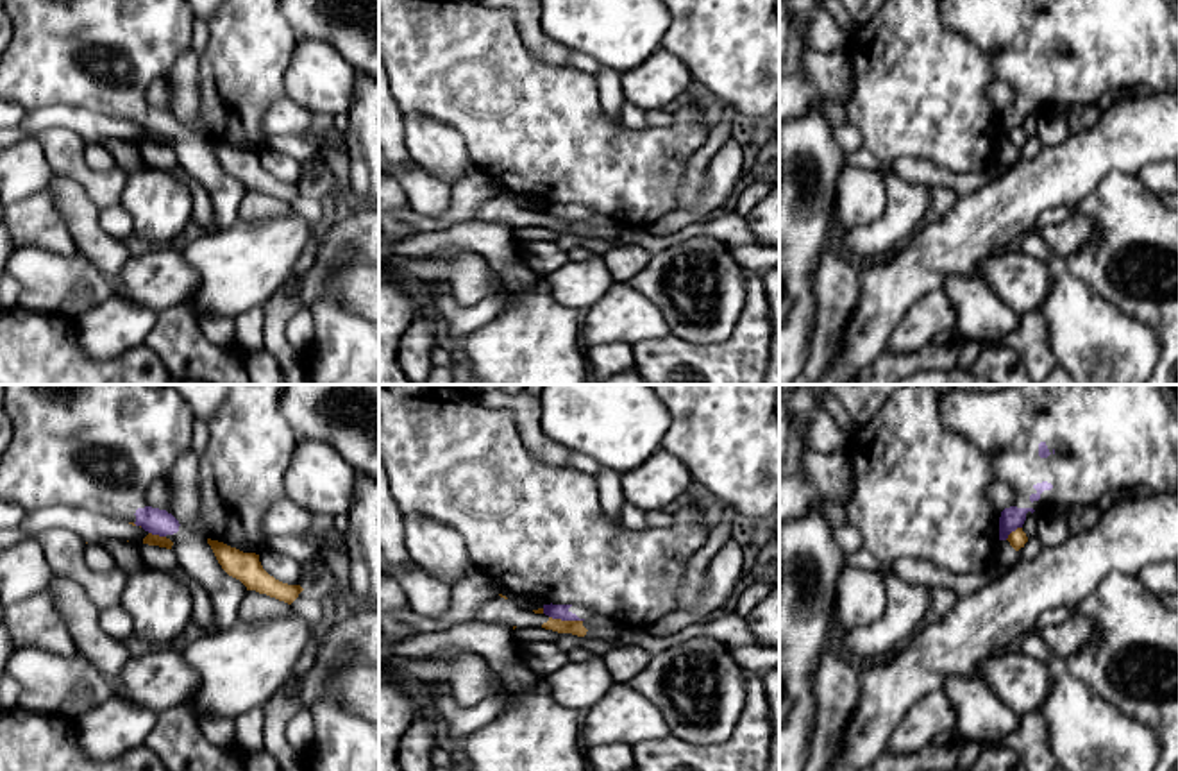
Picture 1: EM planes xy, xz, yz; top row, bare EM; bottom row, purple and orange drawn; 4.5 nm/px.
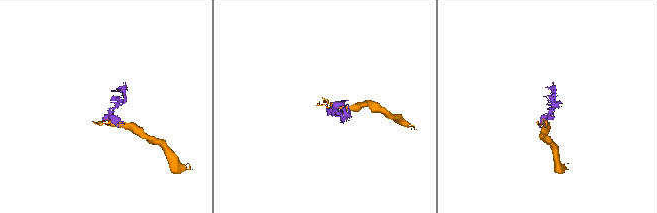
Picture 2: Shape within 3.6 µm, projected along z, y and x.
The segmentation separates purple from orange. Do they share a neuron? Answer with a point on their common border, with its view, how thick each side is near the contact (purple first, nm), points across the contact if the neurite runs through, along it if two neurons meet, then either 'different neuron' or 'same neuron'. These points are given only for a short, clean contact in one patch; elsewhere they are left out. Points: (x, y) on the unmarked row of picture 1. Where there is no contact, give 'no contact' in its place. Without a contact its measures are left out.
xz (565, 219) | 70/60 nm | along xz (549, 215), (581, 220) | different neuron

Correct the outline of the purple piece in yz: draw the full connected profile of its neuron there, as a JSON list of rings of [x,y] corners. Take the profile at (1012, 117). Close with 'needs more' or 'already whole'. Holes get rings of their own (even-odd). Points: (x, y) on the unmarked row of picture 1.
[[[940,0],[946,27],[980,48],[997,80],[1008,82],[1015,98],[999,116],[999,140],[1022,127],[1028,114],[1064,104],[1069,109],[1096,106],[1114,88],[1132,84],[1151,91],[1178,89],[1178,16],[1167,0]]]; needs more

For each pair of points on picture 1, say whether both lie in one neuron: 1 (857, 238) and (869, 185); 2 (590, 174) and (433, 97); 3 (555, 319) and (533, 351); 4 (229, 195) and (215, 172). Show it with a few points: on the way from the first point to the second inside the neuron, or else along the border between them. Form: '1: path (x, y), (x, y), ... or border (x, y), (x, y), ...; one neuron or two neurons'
1: border (885, 190), (885, 210), (875, 220), (848, 231); two neurons
2: path (551, 138), (528, 126), (506, 104), (472, 104); one neuron
3: path (547, 326), (538, 335), (537, 344); one neuron
4: path (224, 190), (215, 177); one neuron

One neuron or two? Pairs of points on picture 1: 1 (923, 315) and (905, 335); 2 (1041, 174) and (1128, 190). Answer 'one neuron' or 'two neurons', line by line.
1: one neuron
2: two neurons

